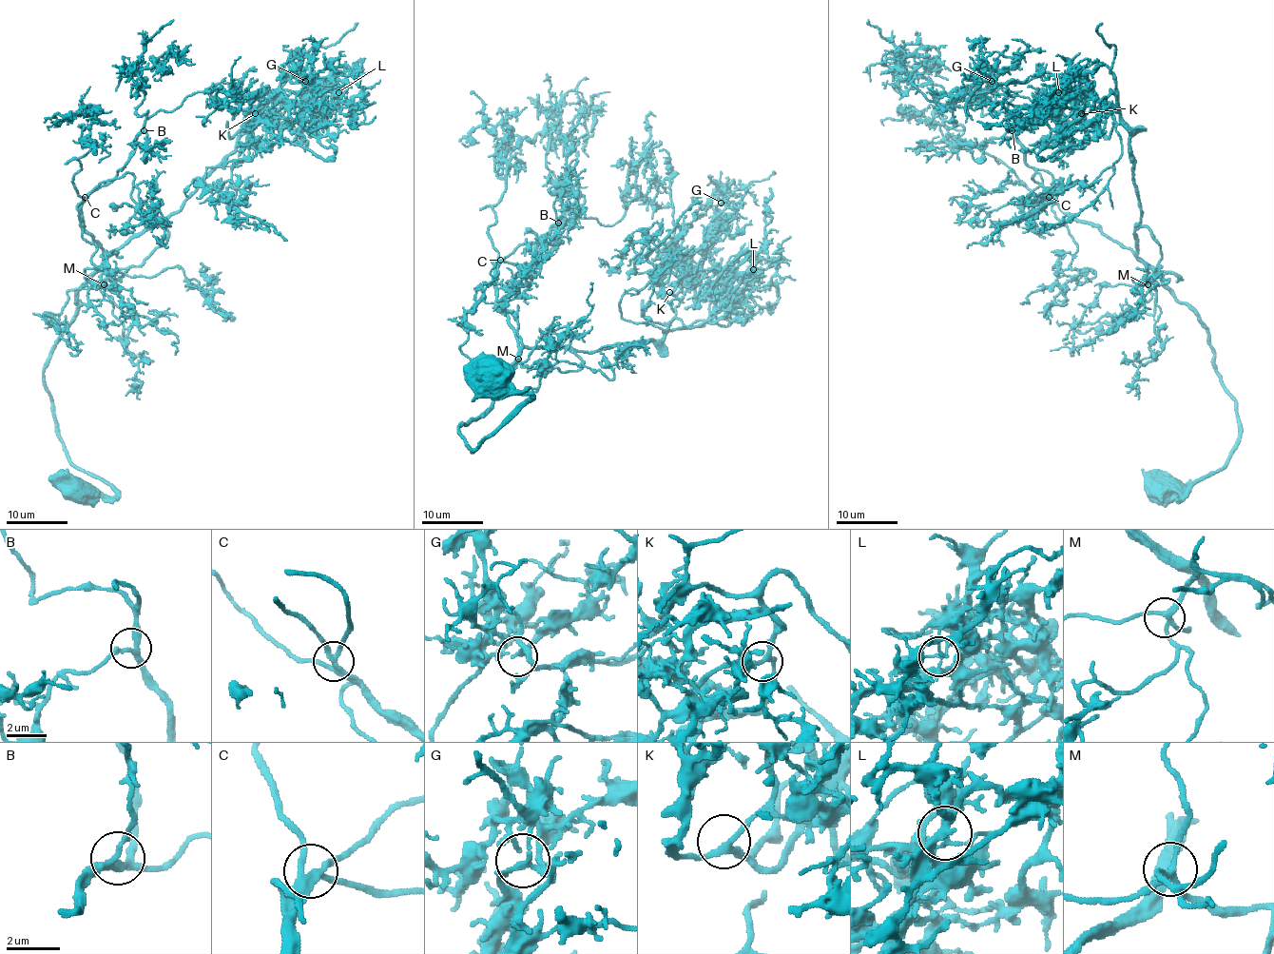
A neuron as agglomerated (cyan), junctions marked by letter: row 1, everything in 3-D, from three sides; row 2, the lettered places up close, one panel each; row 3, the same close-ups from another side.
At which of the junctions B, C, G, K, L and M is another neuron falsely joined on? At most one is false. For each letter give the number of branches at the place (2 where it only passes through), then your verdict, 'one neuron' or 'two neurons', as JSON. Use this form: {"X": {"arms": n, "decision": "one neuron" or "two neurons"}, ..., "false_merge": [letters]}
{"B": {"arms": 3, "decision": "one neuron"}, "C": {"arms": 4, "decision": "one neuron"}, "G": {"arms": 4, "decision": "one neuron"}, "K": {"arms": 3, "decision": "one neuron"}, "L": {"arms": 4, "decision": "two neurons"}, "M": {"arms": 4, "decision": "one neuron"}, "false_merge": ["L"]}

